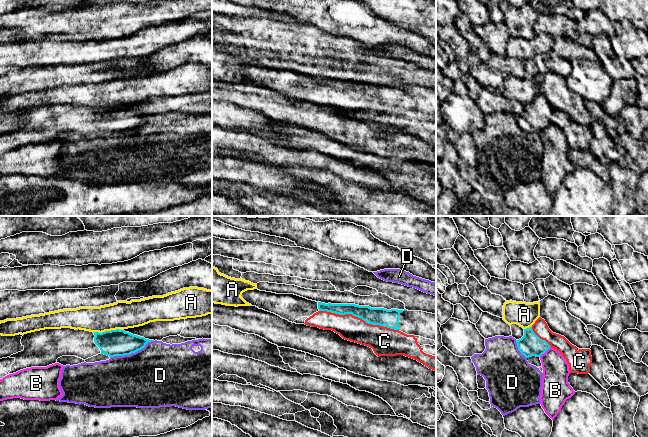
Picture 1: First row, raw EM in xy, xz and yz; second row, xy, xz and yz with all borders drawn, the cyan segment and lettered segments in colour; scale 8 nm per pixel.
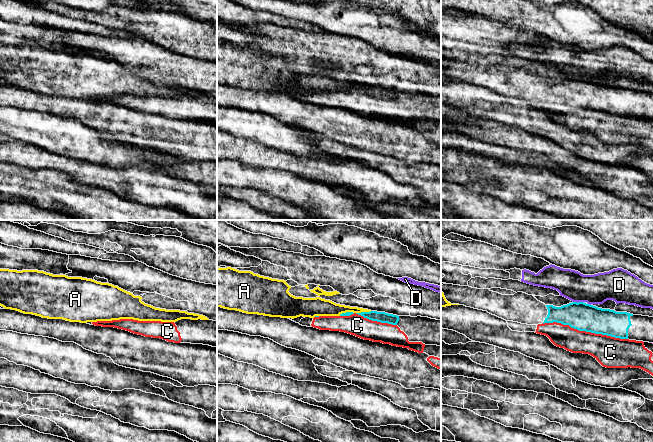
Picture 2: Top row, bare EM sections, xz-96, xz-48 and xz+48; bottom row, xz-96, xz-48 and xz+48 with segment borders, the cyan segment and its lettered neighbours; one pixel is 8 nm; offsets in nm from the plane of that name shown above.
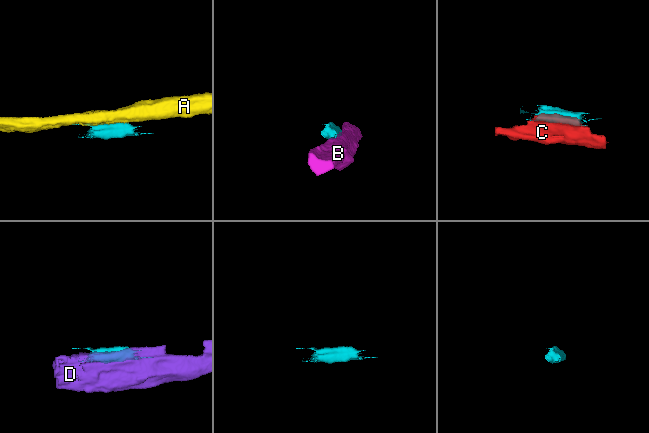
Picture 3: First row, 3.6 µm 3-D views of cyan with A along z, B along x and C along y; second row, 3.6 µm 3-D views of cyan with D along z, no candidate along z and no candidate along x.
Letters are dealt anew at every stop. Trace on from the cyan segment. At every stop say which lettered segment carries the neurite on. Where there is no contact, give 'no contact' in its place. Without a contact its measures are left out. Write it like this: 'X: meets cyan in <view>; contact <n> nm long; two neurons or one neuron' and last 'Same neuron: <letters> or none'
A: meets cyan in xy; contact 220 nm long; two neurons
B: meets cyan in yz; contact 120 nm long; two neurons
C: meets cyan in xz; contact 650 nm long; two neurons
D: meets cyan in xy; contact 380 nm long; two neurons
Same neuron: none

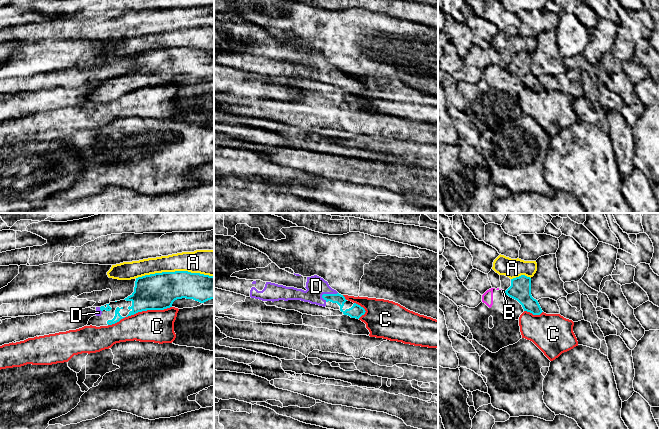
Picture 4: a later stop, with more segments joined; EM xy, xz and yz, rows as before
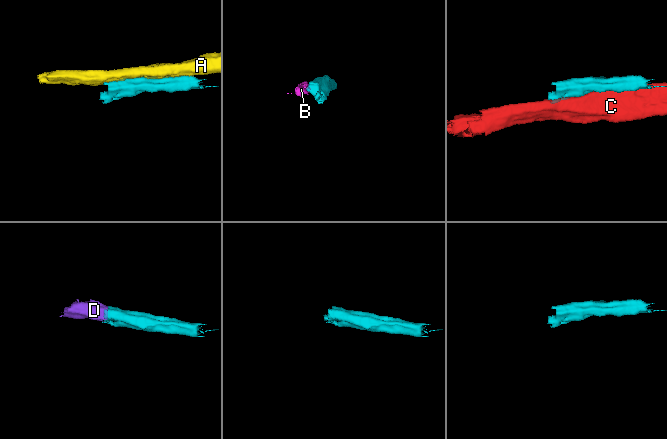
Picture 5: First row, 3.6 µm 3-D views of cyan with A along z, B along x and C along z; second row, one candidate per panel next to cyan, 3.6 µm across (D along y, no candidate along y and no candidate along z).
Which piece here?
A: meets cyan in xy; contact 600 nm long; two neurons
B: meets cyan in yz; contact 30 nm long; two neurons
C: meets cyan in xy; contact 550 nm long; two neurons
D: meets cyan in xz; contact 140 nm long; one neuron
Same neuron: D

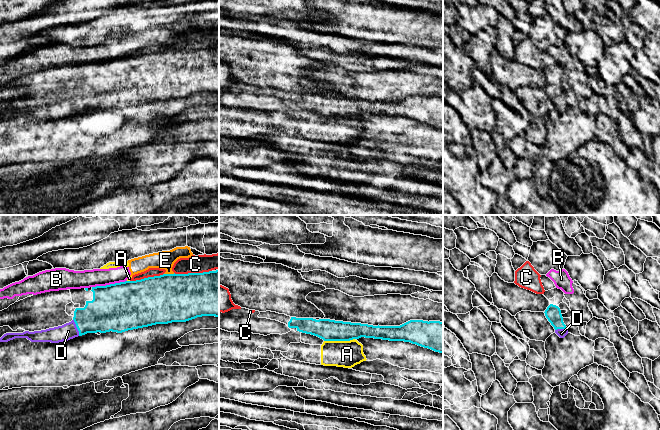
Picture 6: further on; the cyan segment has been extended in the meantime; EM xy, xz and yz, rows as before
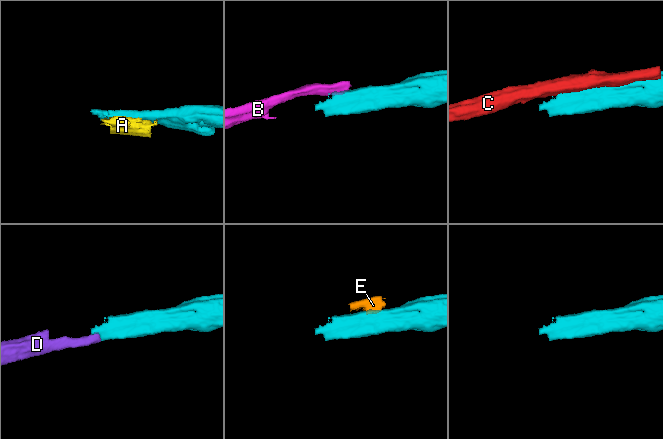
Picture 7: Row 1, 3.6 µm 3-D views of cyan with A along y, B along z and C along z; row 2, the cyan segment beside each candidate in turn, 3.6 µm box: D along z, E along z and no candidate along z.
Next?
A: meets cyan in xz; contact 240 nm long; two neurons
B: meets cyan in xy; contact 280 nm long; two neurons
C: meets cyan in xy; contact 300 nm long; two neurons
D: meets cyan in xy; contact 140 nm long; one neuron
E: meets cyan in xy; contact 90 nm long; two neurons
Same neuron: D

